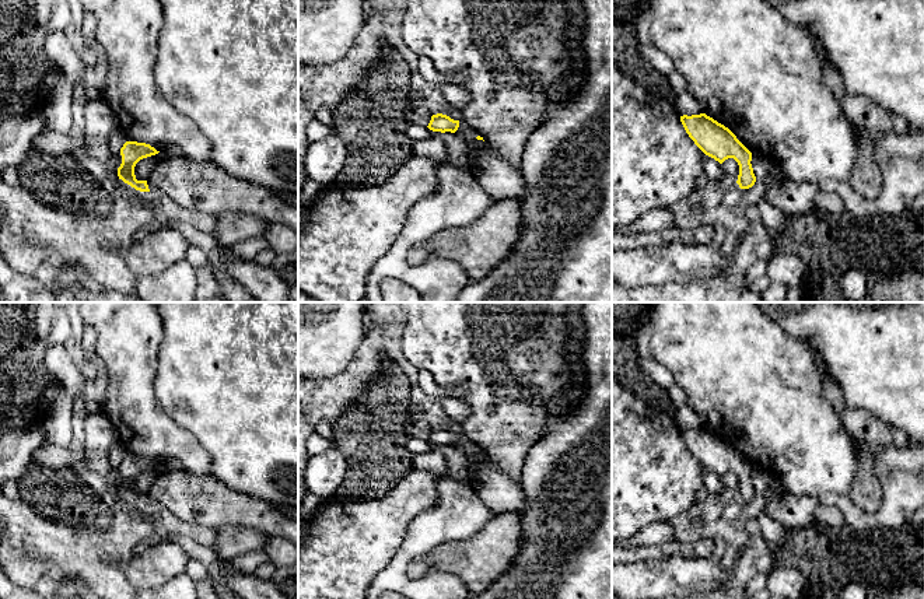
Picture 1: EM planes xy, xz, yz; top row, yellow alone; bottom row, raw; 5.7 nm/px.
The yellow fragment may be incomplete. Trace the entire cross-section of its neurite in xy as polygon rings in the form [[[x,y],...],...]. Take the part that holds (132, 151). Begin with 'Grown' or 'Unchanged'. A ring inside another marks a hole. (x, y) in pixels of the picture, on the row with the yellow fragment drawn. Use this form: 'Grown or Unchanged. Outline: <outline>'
Unchanged. Outline: [[[126,141],[123,147],[120,148],[122,164],[118,168],[119,179],[122,179],[125,183],[130,185],[136,190],[150,192],[147,181],[136,179],[134,167],[140,160],[155,155],[158,153],[160,151],[157,151],[150,144],[137,143],[137,141]]]

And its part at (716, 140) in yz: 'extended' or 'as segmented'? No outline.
as segmented

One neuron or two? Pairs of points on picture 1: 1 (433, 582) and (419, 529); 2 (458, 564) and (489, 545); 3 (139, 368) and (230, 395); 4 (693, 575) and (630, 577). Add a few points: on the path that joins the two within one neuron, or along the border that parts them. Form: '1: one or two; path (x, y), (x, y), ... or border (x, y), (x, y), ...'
1: one; path (413, 582), (402, 577), (402, 560), (412, 549)
2: one; path (465, 560), (473, 560), (482, 552)
3: two; border (161, 342), (154, 381), (154, 396), (160, 406)
4: one; path (678, 575), (646, 577)

